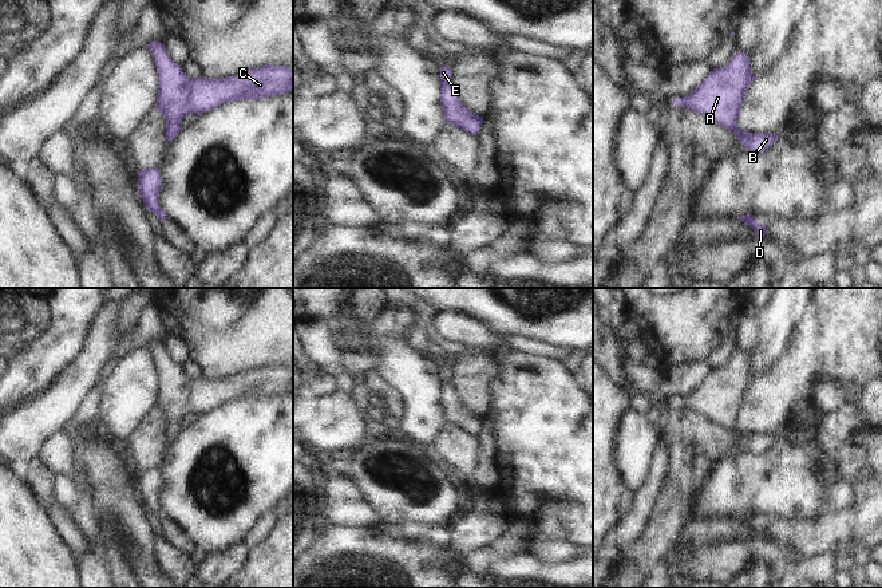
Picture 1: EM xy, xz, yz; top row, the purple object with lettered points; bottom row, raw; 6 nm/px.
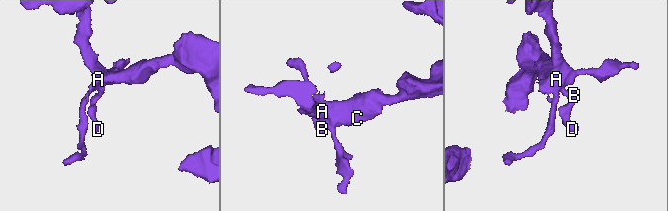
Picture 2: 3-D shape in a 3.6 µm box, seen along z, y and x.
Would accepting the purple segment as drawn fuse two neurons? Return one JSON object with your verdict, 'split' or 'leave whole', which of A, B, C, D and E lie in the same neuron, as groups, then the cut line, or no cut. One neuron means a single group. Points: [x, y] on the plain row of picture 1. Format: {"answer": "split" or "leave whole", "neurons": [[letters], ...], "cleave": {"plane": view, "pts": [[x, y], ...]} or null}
{"answer": "leave whole", "neurons": [["A", "B", "C", "D", "E"]], "cleave": null}

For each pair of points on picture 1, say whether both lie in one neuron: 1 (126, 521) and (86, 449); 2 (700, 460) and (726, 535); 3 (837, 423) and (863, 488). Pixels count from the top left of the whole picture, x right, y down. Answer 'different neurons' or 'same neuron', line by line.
1: same neuron
2: different neurons
3: different neurons

